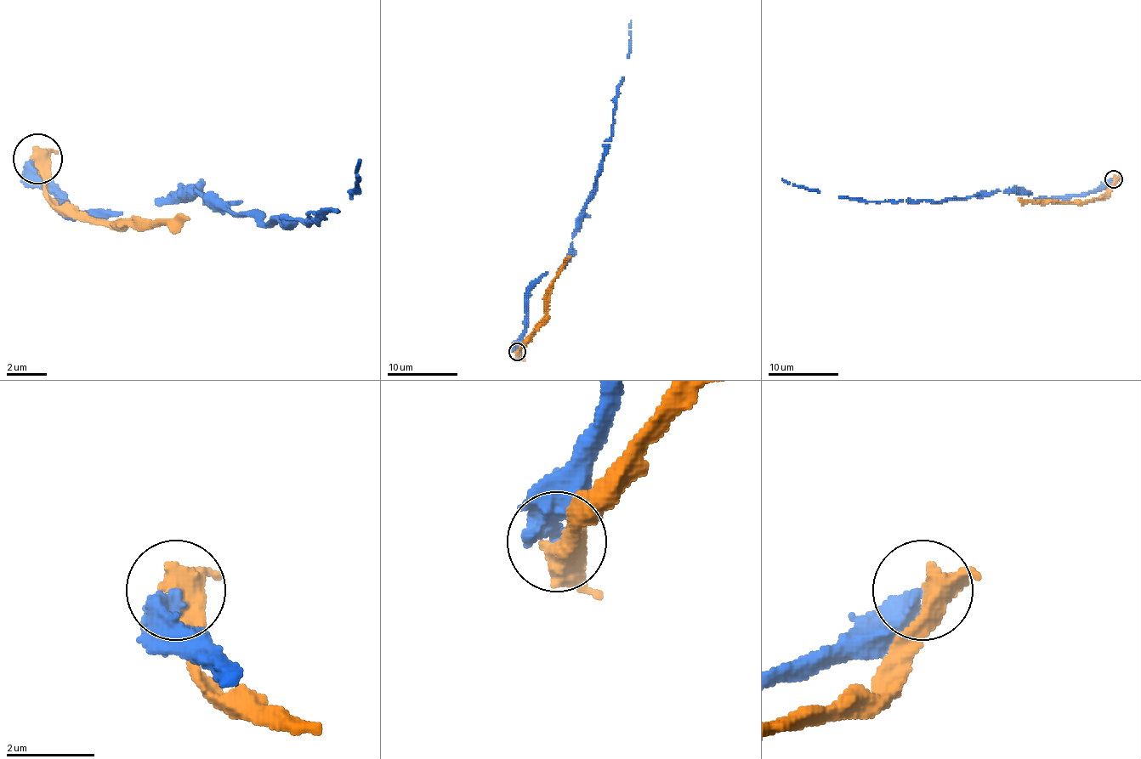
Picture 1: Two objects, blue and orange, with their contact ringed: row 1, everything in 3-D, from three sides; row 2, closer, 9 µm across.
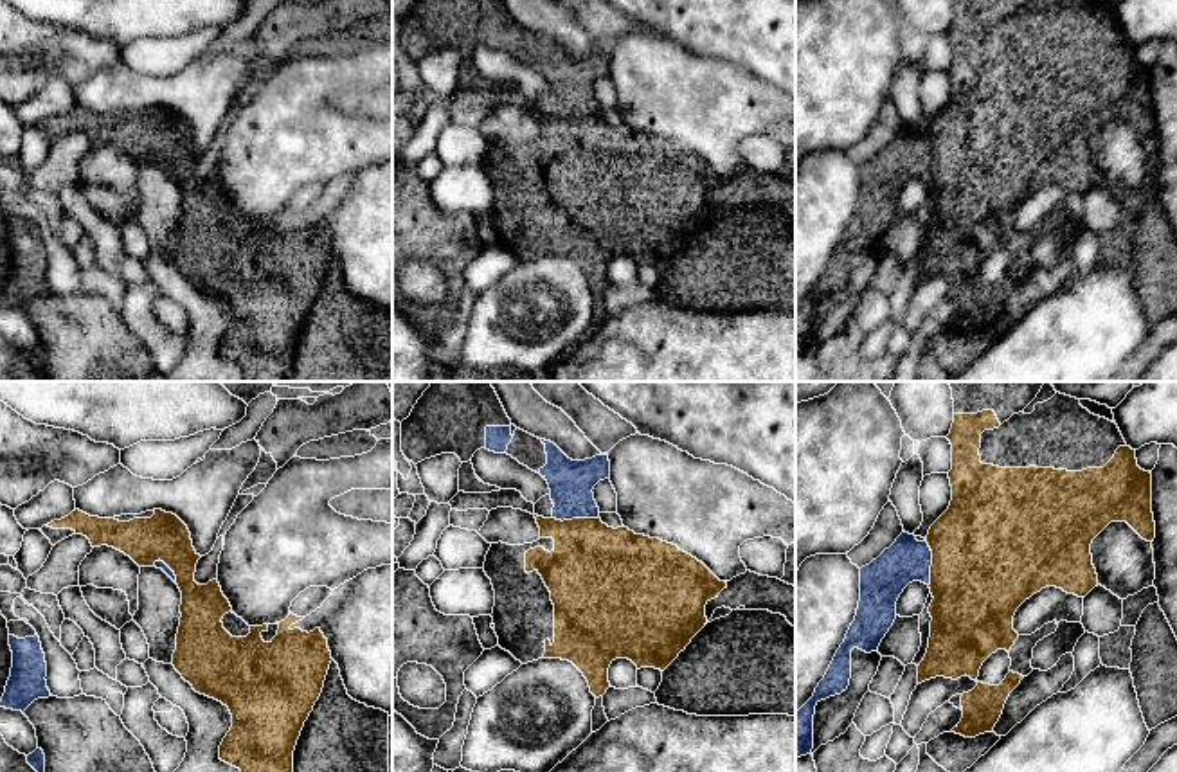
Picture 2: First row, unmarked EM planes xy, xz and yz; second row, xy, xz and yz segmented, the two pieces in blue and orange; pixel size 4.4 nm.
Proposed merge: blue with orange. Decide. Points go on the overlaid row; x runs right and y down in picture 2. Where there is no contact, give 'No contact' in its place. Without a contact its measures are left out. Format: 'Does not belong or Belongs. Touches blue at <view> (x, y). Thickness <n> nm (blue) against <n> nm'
Does not belong. Touches blue at xz (575, 517). Thickness 200 nm (blue) against 400 nm

